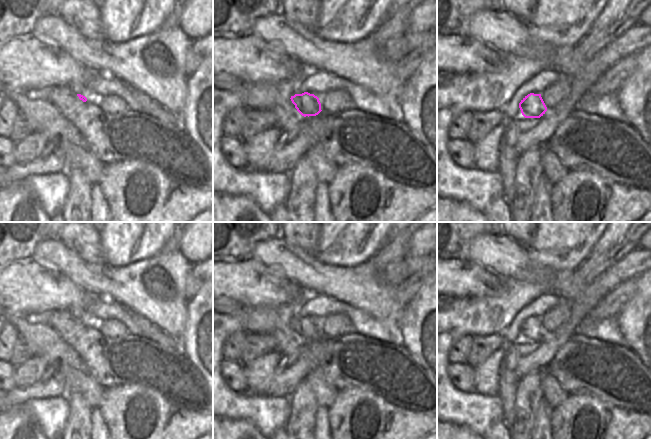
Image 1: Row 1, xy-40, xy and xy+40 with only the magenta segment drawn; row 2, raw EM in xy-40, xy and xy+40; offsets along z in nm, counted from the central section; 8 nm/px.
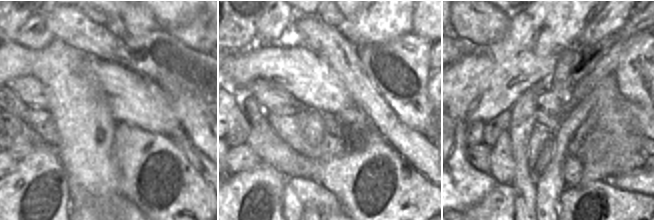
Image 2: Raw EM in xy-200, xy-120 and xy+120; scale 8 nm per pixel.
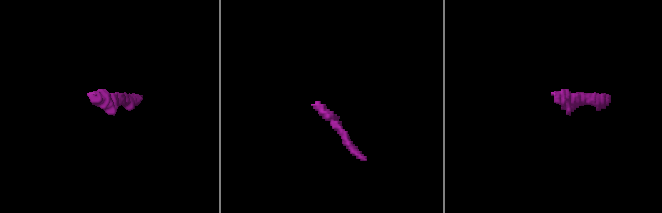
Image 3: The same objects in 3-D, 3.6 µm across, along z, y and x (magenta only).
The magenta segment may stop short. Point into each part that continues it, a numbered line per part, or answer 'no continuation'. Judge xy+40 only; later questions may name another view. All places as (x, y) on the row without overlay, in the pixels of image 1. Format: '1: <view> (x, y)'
no continuation.

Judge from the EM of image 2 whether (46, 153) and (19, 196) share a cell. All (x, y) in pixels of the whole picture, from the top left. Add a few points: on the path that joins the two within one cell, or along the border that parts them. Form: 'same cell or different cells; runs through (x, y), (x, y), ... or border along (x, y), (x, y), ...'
same cell; runs through (43, 164), (42, 168), (26, 185)

